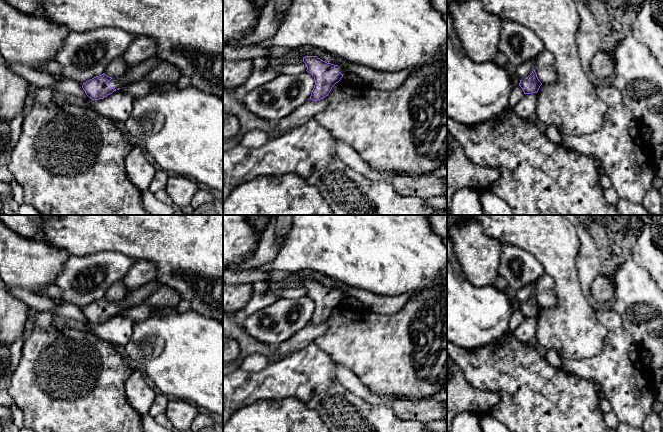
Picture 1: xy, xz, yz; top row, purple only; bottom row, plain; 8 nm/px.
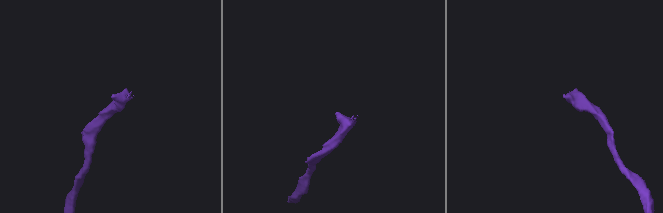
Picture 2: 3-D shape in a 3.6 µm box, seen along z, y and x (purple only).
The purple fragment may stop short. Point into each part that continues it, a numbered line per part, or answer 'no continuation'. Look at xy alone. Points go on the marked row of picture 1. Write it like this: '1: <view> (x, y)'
1: xy (136, 73)

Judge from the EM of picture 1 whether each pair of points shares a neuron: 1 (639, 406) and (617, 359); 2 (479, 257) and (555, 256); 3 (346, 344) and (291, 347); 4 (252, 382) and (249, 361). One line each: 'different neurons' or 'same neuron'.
1: same neuron
2: different neurons
3: different neurons
4: different neurons

